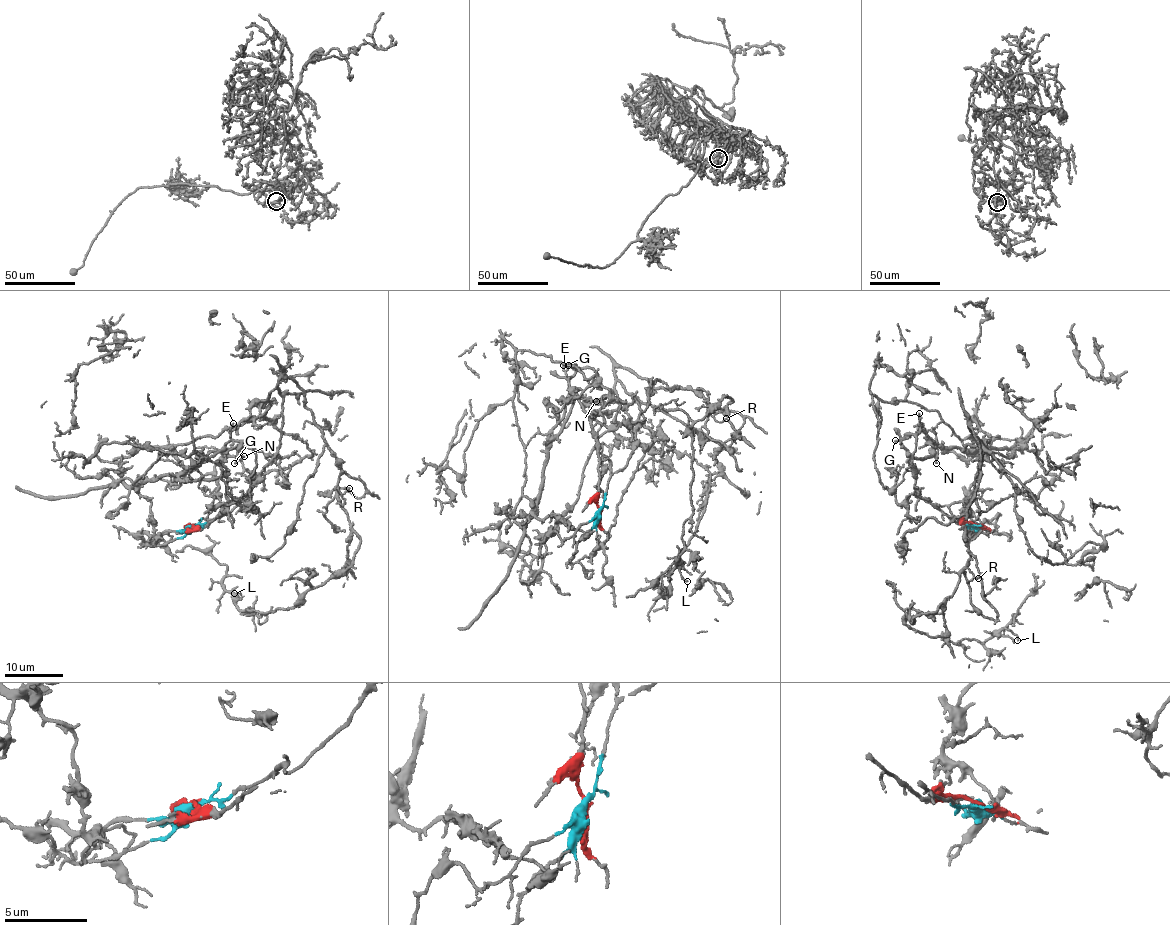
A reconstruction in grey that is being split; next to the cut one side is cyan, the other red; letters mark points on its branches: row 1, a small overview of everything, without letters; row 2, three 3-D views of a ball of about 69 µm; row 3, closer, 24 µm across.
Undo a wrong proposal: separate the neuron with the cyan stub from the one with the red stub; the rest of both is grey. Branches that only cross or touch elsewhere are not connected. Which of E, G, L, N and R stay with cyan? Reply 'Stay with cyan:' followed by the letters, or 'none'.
Stay with cyan: L, R

